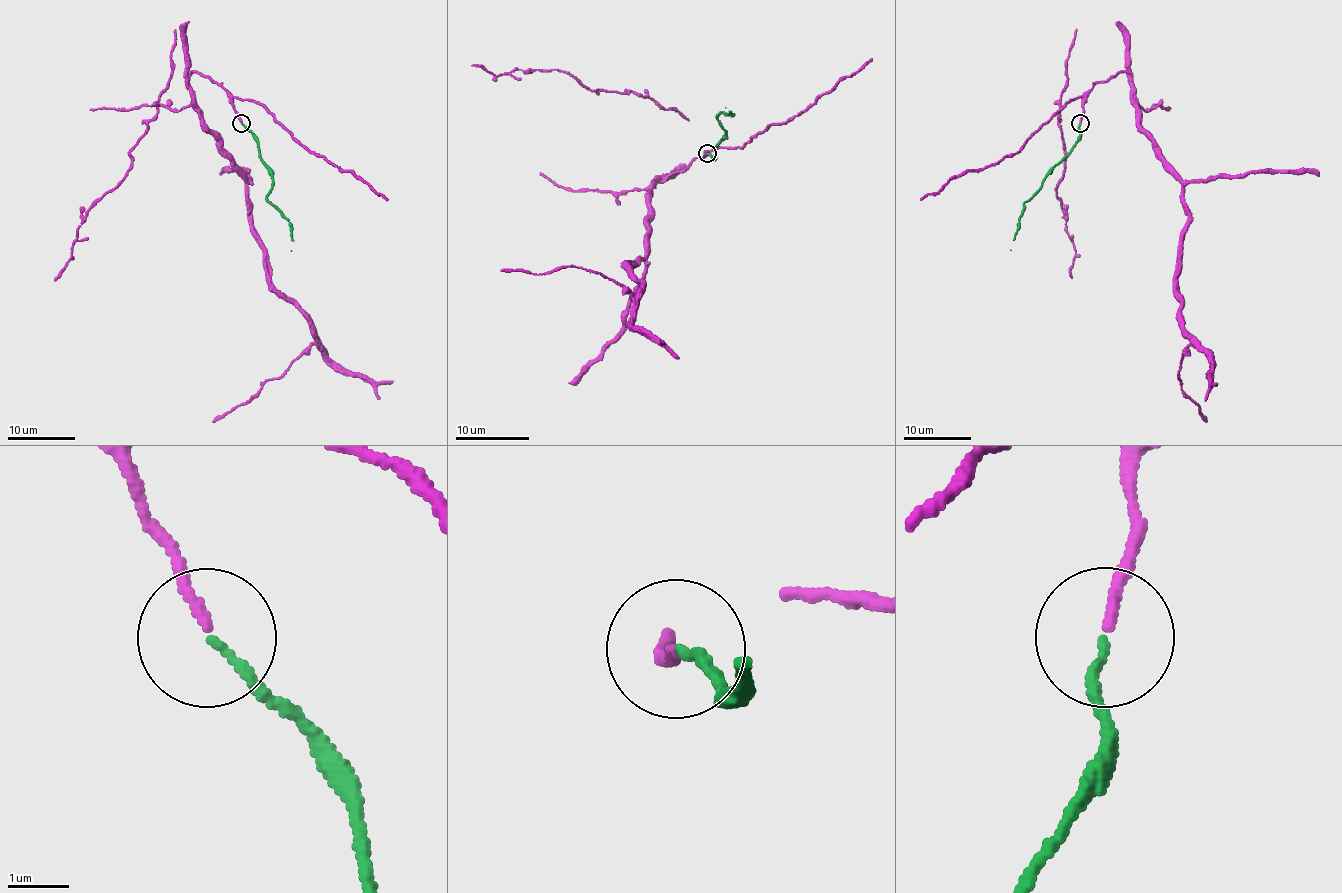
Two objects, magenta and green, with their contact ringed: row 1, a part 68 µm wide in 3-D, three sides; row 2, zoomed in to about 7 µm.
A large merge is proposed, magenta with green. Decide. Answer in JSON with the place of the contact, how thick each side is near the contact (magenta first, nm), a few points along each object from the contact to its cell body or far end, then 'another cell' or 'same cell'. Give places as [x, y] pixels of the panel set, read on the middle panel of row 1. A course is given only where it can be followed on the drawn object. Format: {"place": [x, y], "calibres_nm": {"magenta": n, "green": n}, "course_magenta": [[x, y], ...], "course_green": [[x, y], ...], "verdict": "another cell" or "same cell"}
{"place": [707, 153], "calibres_nm": {"magenta": 150, "green": 120}, "course_magenta": [[707, 154], [649, 186], [643, 259], [623, 263], [641, 286], [634, 299], [576, 266], [500, 270]], "course_green": [[707, 154], [712, 159], [725, 131], [717, 118], [720, 113], [732, 115], [725, 108]], "verdict": "same cell"}

